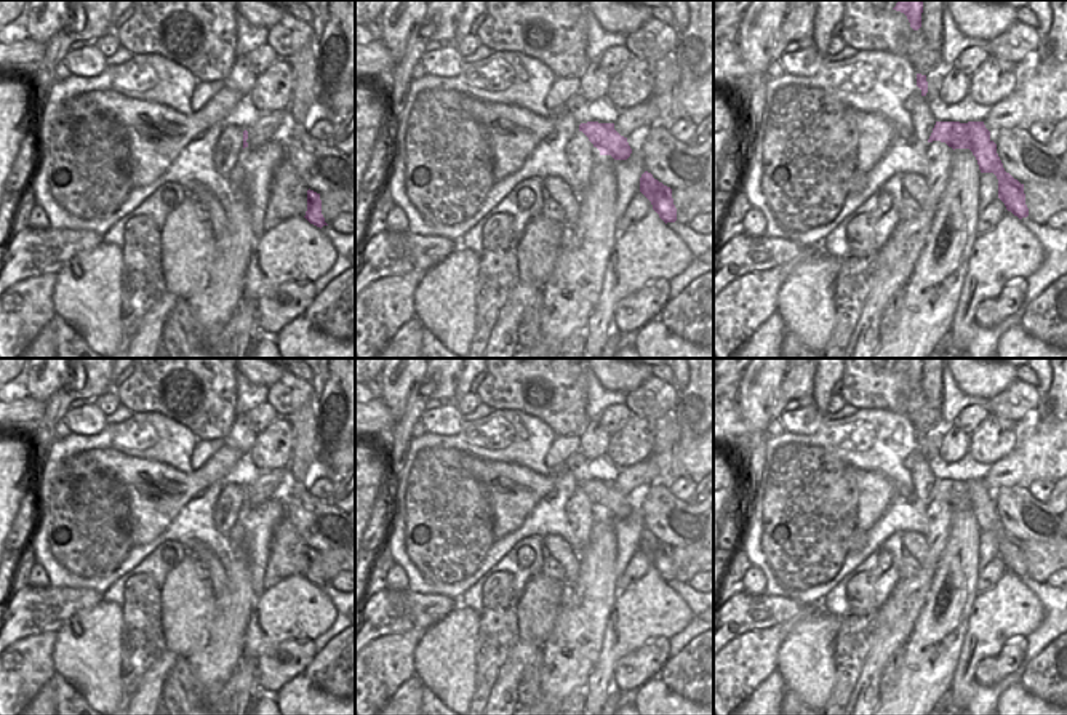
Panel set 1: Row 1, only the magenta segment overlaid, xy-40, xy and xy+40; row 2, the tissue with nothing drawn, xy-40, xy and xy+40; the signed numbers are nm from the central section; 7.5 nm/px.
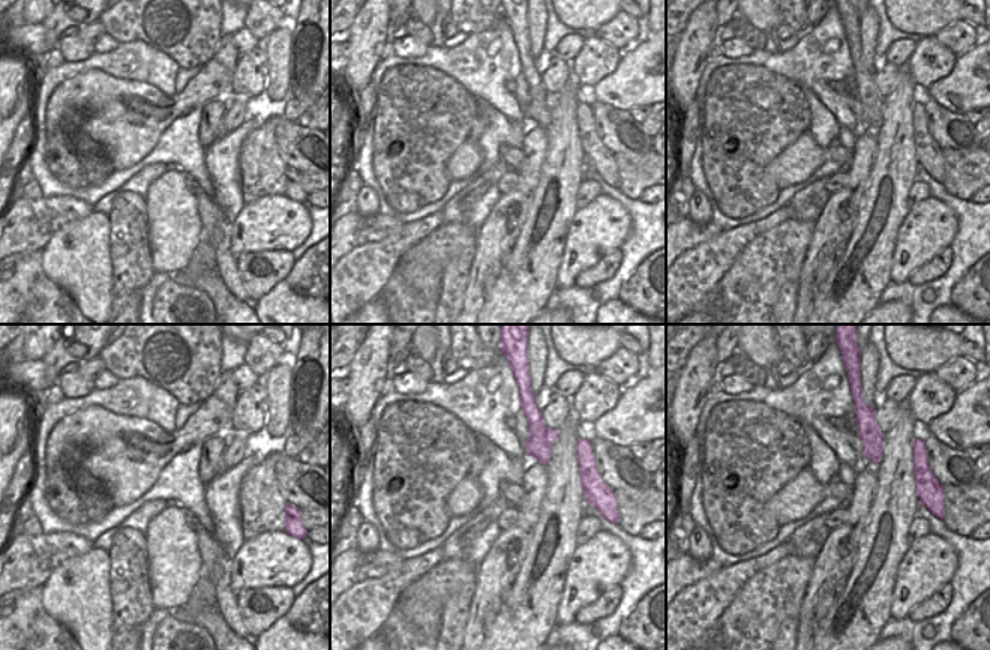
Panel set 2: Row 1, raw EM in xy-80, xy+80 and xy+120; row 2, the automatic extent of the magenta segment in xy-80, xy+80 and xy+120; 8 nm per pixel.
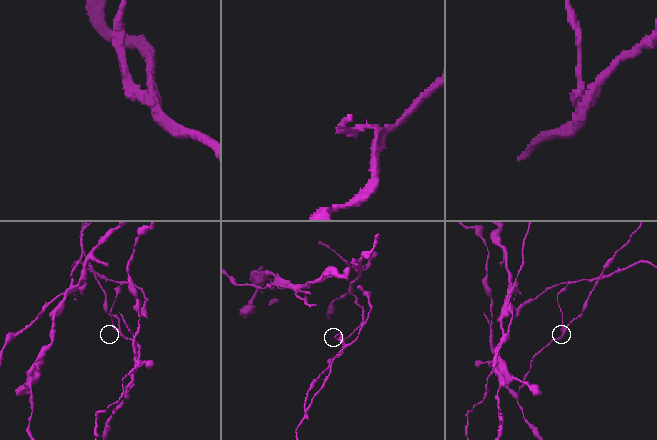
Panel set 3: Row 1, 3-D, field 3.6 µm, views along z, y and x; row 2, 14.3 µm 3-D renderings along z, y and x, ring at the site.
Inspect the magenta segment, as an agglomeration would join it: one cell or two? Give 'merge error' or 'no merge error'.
merge error

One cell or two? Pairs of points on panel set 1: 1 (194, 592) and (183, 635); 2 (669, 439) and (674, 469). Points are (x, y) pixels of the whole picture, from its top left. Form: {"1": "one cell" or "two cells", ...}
{"1": "one cell", "2": "two cells"}

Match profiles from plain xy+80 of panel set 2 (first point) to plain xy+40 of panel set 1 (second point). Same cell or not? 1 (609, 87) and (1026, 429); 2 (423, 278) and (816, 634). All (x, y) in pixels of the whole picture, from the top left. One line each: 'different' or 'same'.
1: different
2: same

